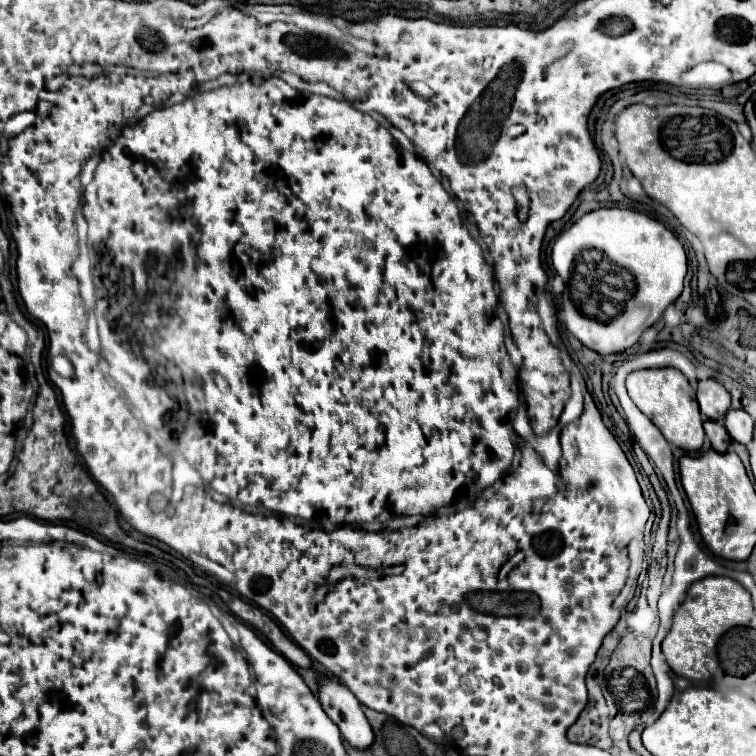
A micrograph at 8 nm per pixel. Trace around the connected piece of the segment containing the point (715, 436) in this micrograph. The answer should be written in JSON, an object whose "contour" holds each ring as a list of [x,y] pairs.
{"contour":[[[705,420],[705,422],[703,422],[703,428],[705,428],[705,434],[707,434],[711,446],[713,446],[717,452],[727,452],[729,444],[731,444],[731,436],[729,436],[727,430],[723,428],[723,424],[713,422],[713,420]]]}

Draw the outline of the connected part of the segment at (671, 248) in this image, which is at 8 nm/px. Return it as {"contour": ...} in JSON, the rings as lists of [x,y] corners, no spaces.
{"contour":[[[599,208],[585,214],[557,238],[551,260],[557,274],[565,278],[559,320],[583,346],[597,354],[617,354],[631,348],[641,332],[653,326],[663,310],[679,298],[687,274],[685,250],[673,232],[647,214],[625,208]]]}

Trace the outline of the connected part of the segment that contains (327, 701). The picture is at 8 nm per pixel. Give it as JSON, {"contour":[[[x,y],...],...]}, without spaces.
{"contour":[[[321,682],[319,702],[327,716],[337,724],[343,738],[355,750],[367,750],[373,744],[373,730],[361,710],[359,700],[339,682]]]}

